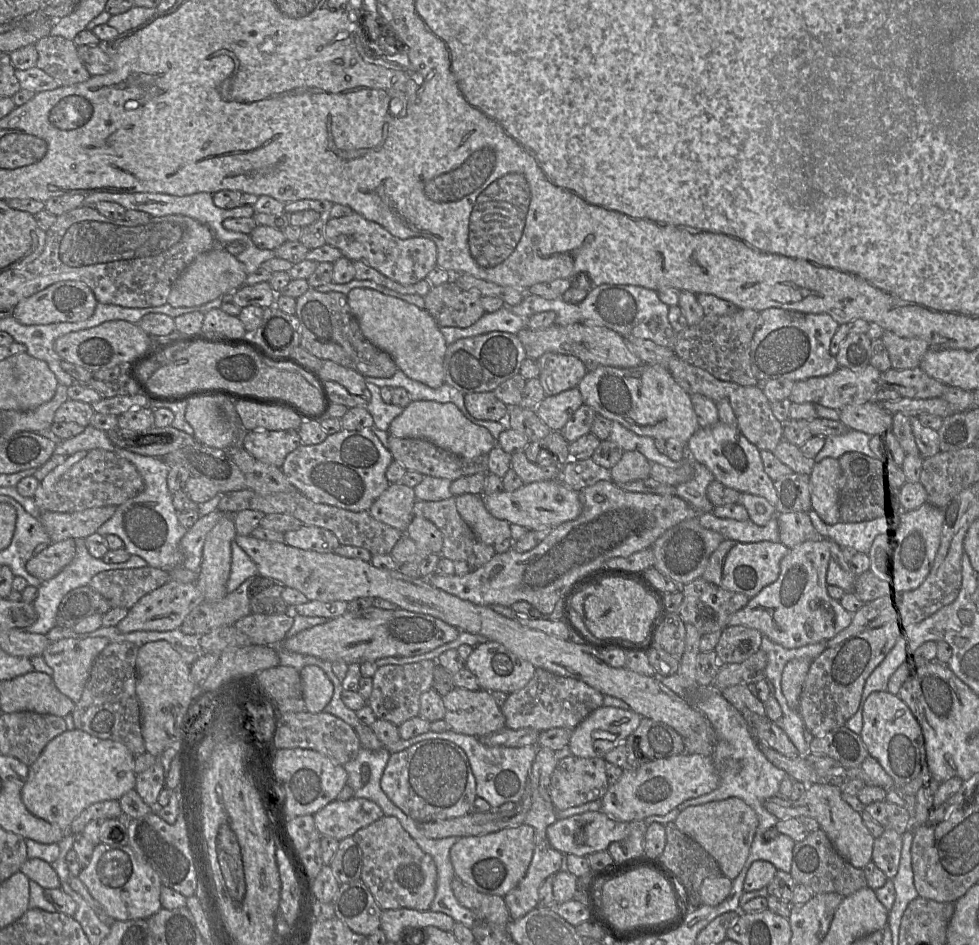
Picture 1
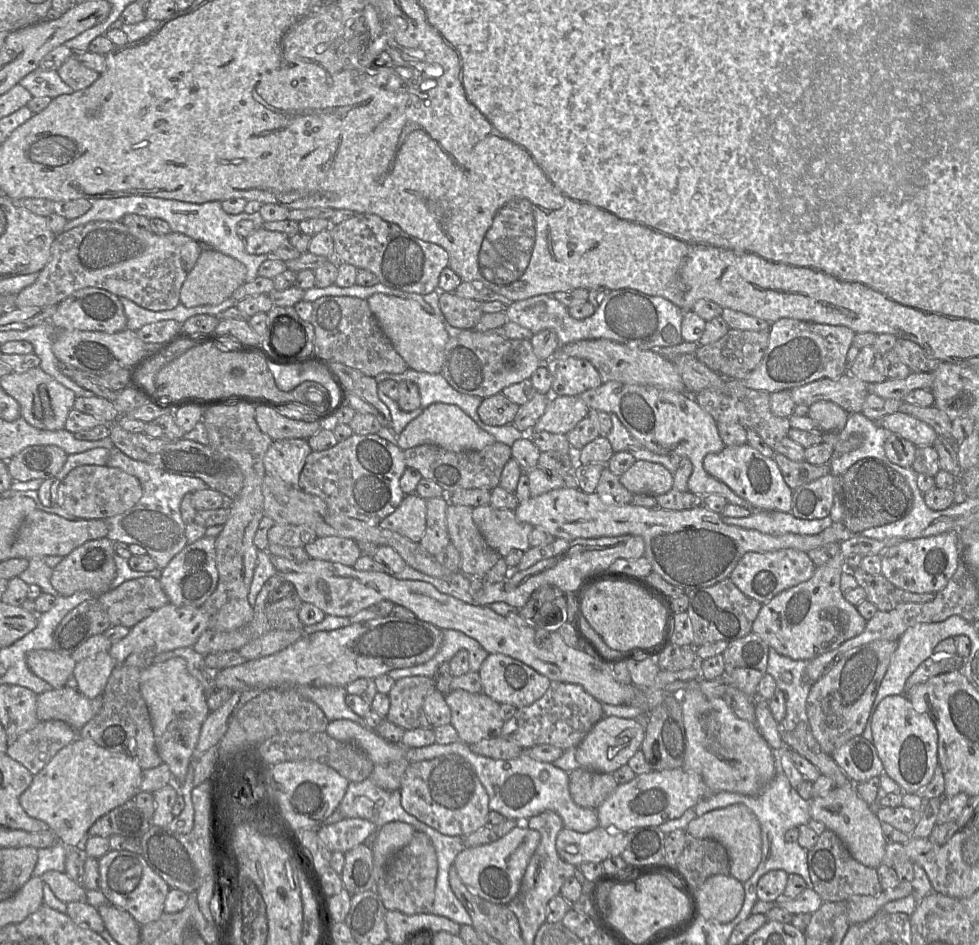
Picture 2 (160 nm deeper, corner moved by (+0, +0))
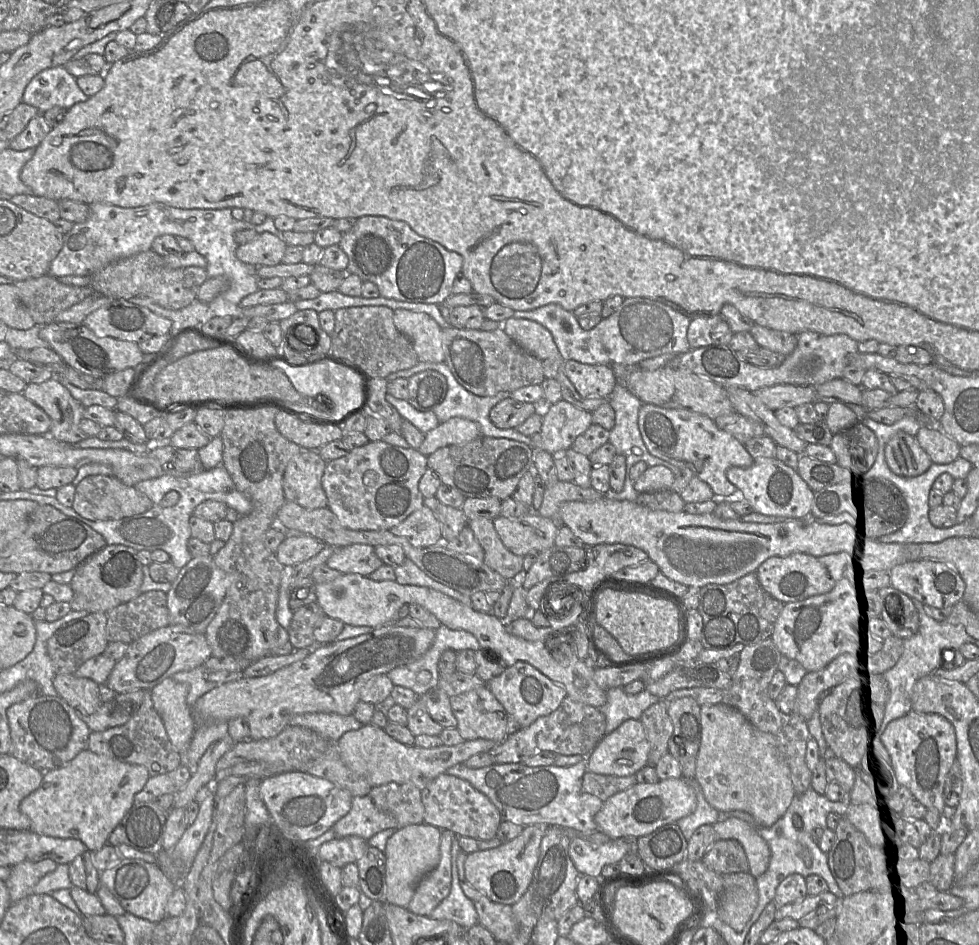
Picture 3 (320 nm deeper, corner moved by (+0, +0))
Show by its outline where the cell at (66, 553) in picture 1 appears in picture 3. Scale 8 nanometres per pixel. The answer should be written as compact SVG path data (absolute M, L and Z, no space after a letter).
M106 545L74 570L69 584L73 590L73 598L69 605L73 610L106 613L139 596L143 578L144 565L140 562L137 551L124 545Z

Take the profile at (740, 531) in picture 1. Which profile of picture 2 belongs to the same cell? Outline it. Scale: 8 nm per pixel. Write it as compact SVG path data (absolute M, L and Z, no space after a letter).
M755 511L750 516L741 518L721 515L721 519L728 525L754 529L769 535L788 533L816 535L834 524L829 516L821 519L805 520L796 518L791 513L779 511Z

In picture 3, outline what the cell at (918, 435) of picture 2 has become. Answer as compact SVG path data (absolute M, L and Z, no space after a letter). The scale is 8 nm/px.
M923 425L916 439L932 463L949 464L960 457L960 446L936 425Z

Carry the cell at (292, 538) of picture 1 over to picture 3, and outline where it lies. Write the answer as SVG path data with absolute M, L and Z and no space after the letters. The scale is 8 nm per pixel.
M352 544L335 547L325 565L342 574L368 576L384 564L375 553L375 547L367 544Z

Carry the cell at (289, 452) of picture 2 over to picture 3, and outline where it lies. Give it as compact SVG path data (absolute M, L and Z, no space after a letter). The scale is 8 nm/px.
M302 449L295 455L283 474L285 499L309 510L326 508L328 501L322 487L326 463L318 450Z

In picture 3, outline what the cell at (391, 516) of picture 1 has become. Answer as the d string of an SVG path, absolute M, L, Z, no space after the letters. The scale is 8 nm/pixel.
M425 506L415 510L389 531L407 539L415 547L424 548L442 542L441 524L434 513Z

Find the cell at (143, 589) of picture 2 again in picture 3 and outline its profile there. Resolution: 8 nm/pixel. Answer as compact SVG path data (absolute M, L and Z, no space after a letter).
M160 590L142 591L136 598L106 612L106 616L106 638L108 642L119 641L127 645L156 629L170 624L166 593Z

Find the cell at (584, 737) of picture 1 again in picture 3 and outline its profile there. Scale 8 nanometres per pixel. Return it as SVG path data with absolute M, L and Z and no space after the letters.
M628 719L606 734L586 756L588 771L618 777L635 775L648 763L649 742L640 720Z

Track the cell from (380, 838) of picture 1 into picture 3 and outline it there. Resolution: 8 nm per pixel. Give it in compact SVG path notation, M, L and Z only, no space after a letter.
M441 830L441 832L440 861L432 871L420 879L407 906L409 911L417 915L429 916L451 890L451 845L452 836L456 834L450 830Z

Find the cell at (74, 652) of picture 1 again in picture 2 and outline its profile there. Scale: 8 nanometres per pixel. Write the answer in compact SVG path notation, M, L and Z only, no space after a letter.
M109 652L85 658L74 667L73 686L87 698L102 695L115 665Z

